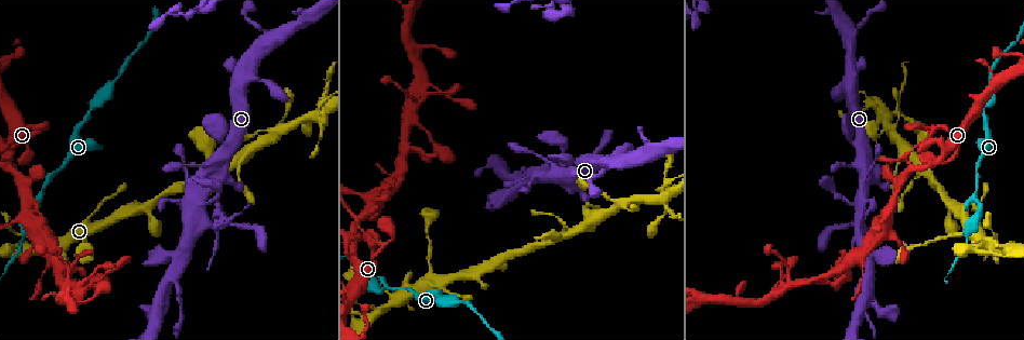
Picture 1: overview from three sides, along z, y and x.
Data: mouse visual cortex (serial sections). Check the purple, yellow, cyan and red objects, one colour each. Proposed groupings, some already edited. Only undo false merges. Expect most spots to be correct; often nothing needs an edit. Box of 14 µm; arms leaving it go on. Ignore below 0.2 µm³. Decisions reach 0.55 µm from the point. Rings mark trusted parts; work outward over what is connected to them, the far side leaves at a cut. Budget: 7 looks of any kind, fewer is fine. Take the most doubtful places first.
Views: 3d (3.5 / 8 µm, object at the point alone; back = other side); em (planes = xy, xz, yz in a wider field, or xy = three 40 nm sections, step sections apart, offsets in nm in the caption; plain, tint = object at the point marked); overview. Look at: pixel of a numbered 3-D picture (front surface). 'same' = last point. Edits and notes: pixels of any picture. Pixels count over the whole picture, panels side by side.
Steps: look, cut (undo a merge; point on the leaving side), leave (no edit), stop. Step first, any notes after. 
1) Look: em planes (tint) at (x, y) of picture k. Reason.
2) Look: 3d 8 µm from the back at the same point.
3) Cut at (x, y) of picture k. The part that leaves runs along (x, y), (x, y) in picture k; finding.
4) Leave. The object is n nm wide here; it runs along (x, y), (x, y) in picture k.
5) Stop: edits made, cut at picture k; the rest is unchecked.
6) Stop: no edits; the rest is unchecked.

Look: 3d 8 µm at (211, 225) of picture 1. Sudden change in width.

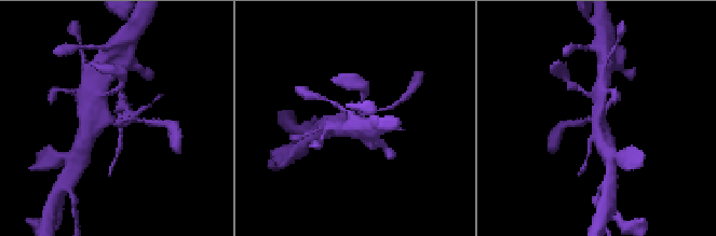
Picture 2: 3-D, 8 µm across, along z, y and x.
Look: 3d 3.5 µm at (115, 122) of picture 2.

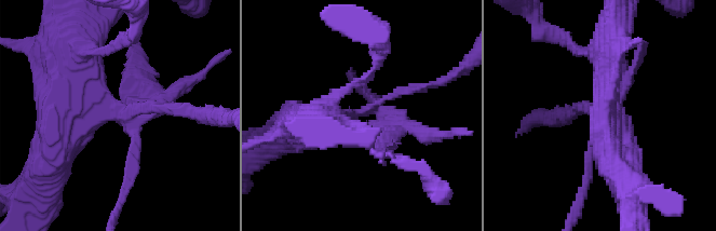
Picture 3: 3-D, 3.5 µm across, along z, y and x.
Look: em xy step 3 (tint) at (362, 110) of picture 3. Need the tissue.

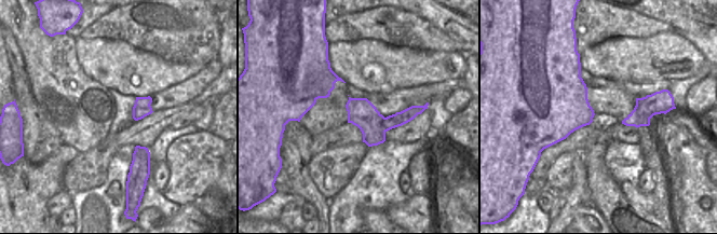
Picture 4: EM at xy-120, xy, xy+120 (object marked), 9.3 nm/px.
Leave. All the same cell.

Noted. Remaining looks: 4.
Look: 3d 3.5 µm at (915, 166) of picture 1. Abrupt turn.

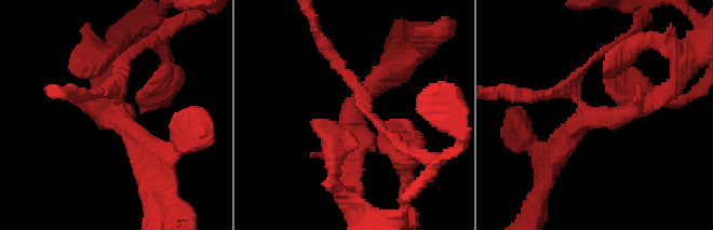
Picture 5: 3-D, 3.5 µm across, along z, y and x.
Look: em xy step 1 (tint) at (593, 114) of picture 5. Now the EM.

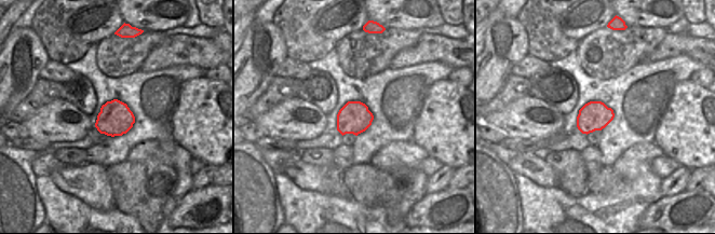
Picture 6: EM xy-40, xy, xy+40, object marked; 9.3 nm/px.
Leave. It runs along (654, 98), (582, 118), (554, 154) in picture 5; all the same cell.

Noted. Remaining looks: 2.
Look: 3d 3.5 µm at (872, 102) of picture 1. Abrupt turn.

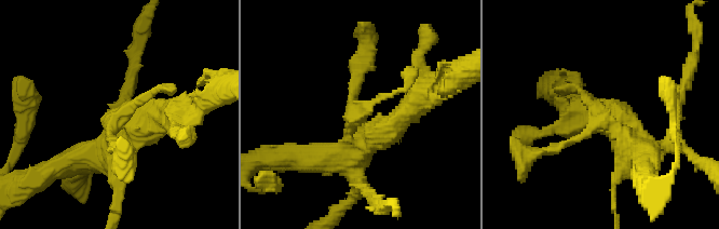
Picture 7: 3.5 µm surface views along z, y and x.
Look: em xy step 5 (tint) at (359, 121) of picture 7.

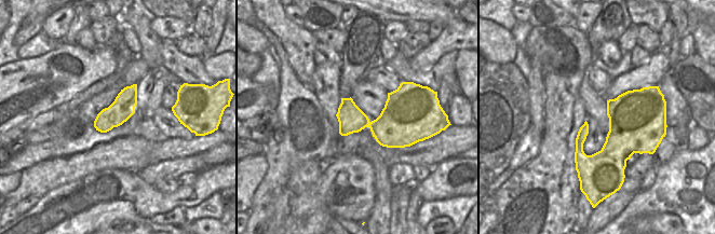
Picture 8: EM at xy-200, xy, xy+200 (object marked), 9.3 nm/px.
Leave. The object is 240 nm wide here; it runs along (343, 155), (364, 61) in picture 7; all the same cell.

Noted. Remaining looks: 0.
Stop: no edits; the rest is unchecked.

